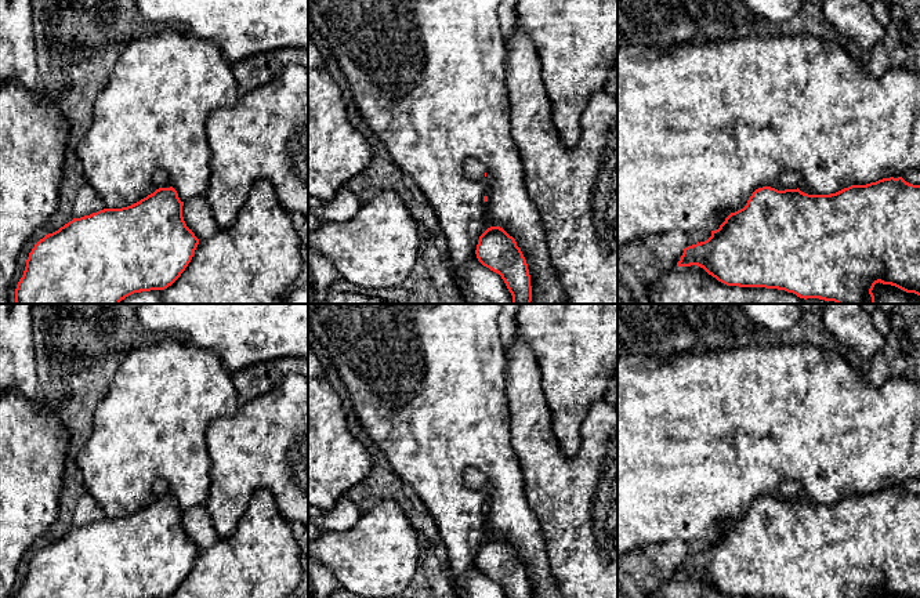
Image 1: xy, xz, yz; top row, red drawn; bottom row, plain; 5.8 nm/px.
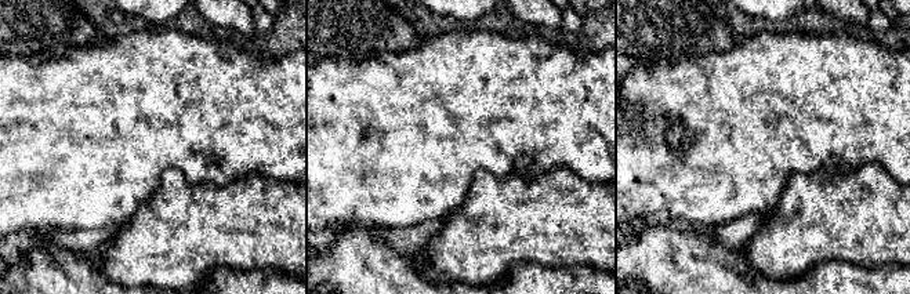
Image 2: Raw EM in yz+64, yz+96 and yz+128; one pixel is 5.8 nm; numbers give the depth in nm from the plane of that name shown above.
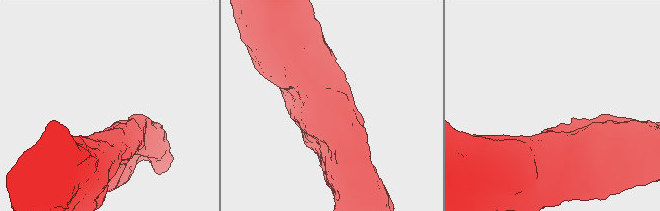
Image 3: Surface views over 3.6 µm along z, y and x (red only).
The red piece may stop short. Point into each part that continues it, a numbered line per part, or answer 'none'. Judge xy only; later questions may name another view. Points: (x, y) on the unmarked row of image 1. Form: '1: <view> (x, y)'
1: xy (162, 489)

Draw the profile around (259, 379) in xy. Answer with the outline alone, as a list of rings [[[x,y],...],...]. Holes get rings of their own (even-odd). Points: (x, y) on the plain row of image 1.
[[[287,356],[256,363],[232,373],[232,381],[243,405],[272,391],[290,373],[301,374],[308,383],[308,360],[298,356]]]

